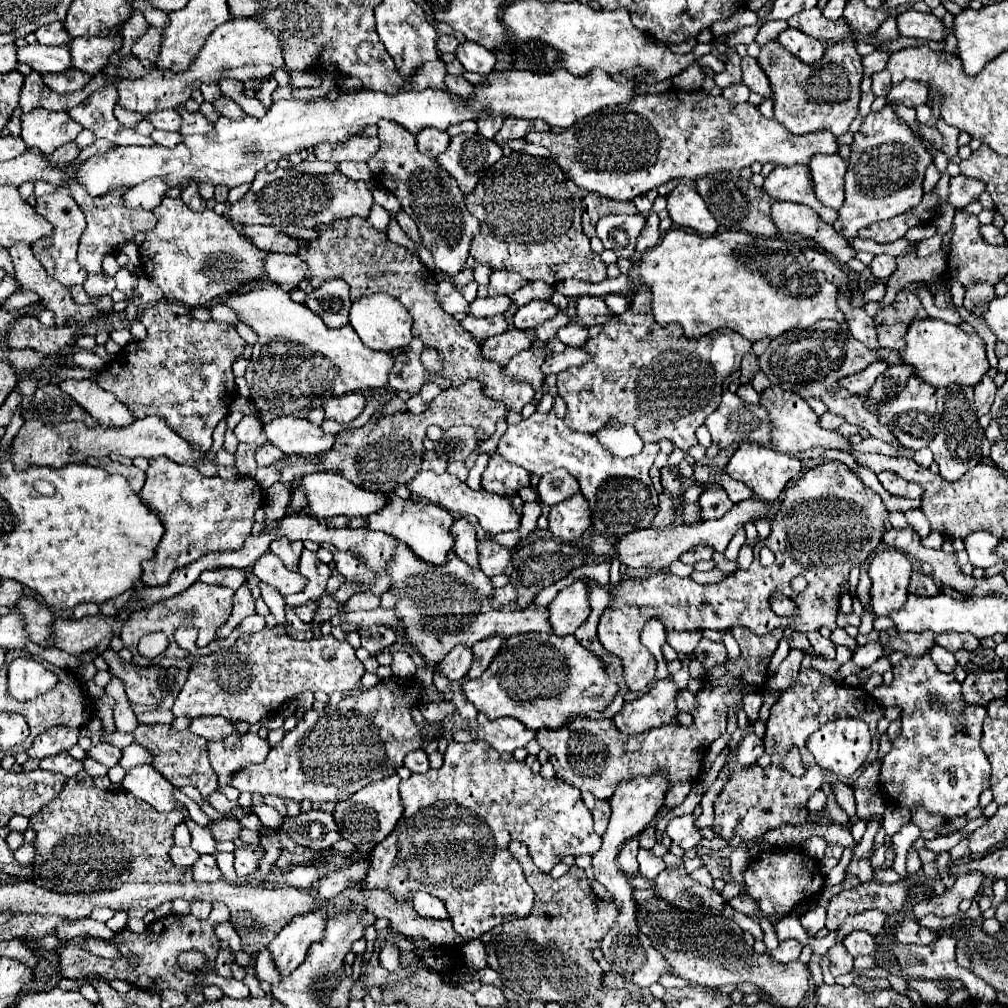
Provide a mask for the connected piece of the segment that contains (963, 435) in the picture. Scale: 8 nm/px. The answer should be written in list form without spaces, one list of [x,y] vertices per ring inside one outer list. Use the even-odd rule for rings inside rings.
[[[951,384],[947,388],[939,388],[935,392],[935,400],[937,400],[937,414],[941,416],[941,420],[939,420],[939,434],[933,438],[933,442],[929,442],[929,450],[933,452],[935,462],[939,464],[941,470],[939,474],[947,480],[955,480],[961,478],[963,472],[967,472],[981,460],[981,442],[985,430],[977,422],[971,386]]]

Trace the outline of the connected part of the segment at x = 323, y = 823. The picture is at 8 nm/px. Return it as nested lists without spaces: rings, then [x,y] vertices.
[[[309,810],[295,818],[285,818],[281,828],[289,830],[297,844],[313,850],[329,850],[335,842],[341,840],[341,832],[333,814],[323,810]]]

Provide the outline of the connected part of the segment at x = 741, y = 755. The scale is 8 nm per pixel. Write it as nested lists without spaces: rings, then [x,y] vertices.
[[[749,732],[749,734],[739,742],[739,748],[737,748],[737,752],[735,752],[735,760],[741,762],[741,764],[751,766],[753,762],[759,760],[759,756],[764,754],[764,752],[764,741],[761,740],[759,736],[755,736],[753,732]]]

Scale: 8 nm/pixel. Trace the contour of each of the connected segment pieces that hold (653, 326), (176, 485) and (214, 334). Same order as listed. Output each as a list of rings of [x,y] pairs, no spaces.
[[[639,286],[631,294],[629,308],[623,314],[611,316],[605,324],[601,324],[601,332],[595,338],[587,340],[585,350],[595,354],[591,362],[567,368],[565,372],[557,374],[557,390],[567,404],[565,424],[569,428],[593,434],[593,430],[603,428],[607,420],[615,418],[621,424],[631,424],[643,442],[659,442],[661,438],[667,438],[677,448],[689,450],[697,444],[695,430],[719,406],[723,380],[735,372],[735,360],[739,370],[739,362],[751,350],[751,342],[743,340],[743,336],[731,330],[709,332],[699,340],[683,338],[679,326],[663,328],[651,318],[651,294]]]
[[[159,456],[149,460],[147,482],[139,498],[159,516],[165,528],[155,556],[143,562],[141,584],[163,586],[173,570],[183,568],[209,552],[239,550],[251,534],[255,510],[263,504],[263,490],[247,476],[237,476],[235,480],[223,480],[219,476],[207,478],[193,466],[183,466]]]
[[[165,300],[143,308],[141,322],[147,328],[147,338],[127,344],[117,354],[117,358],[95,376],[95,382],[103,390],[113,392],[135,418],[147,418],[153,414],[163,416],[167,424],[191,444],[191,448],[207,452],[211,448],[213,430],[225,418],[225,414],[229,414],[229,406],[235,400],[237,390],[231,366],[237,360],[239,350],[243,350],[245,340],[237,334],[233,324],[199,322],[191,318],[189,308],[185,308],[183,304],[173,304]]]

